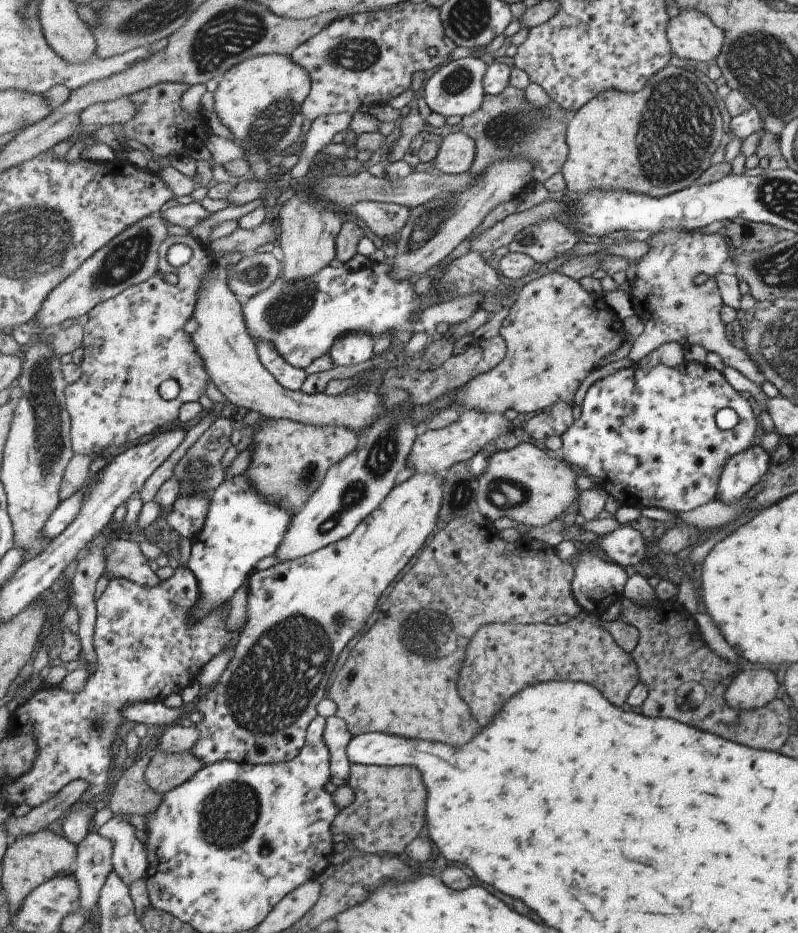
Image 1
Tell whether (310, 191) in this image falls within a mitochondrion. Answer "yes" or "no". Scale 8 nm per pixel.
no

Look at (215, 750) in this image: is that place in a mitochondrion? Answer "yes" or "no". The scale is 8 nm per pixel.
no

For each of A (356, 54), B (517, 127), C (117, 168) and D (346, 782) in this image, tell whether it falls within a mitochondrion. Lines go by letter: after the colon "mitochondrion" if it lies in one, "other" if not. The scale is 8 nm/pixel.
A: mitochondrion
B: mitochondrion
C: other
D: other

